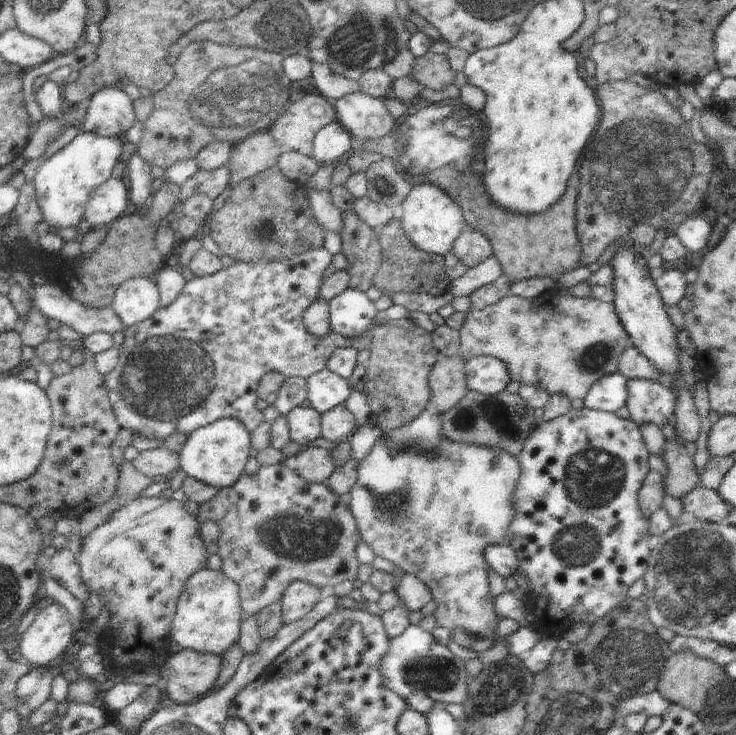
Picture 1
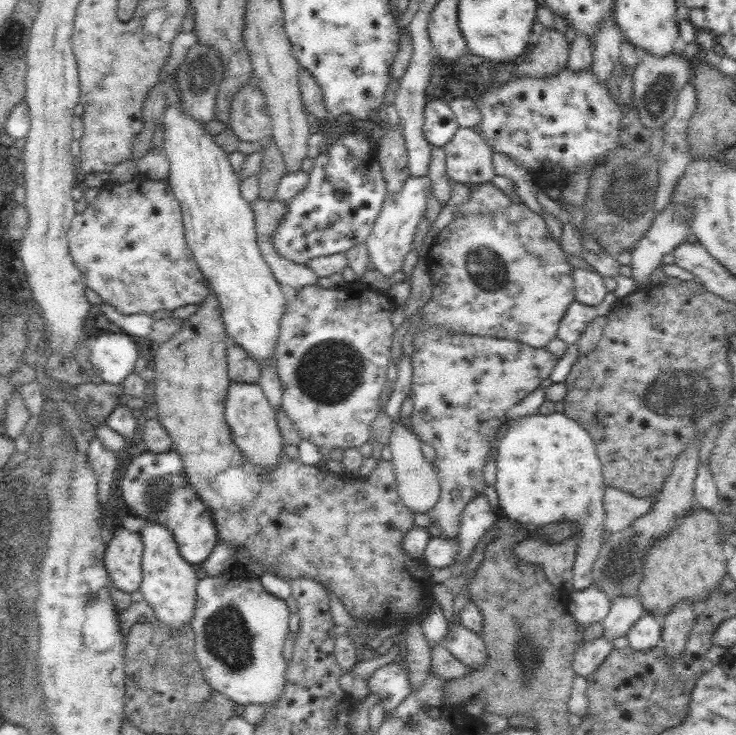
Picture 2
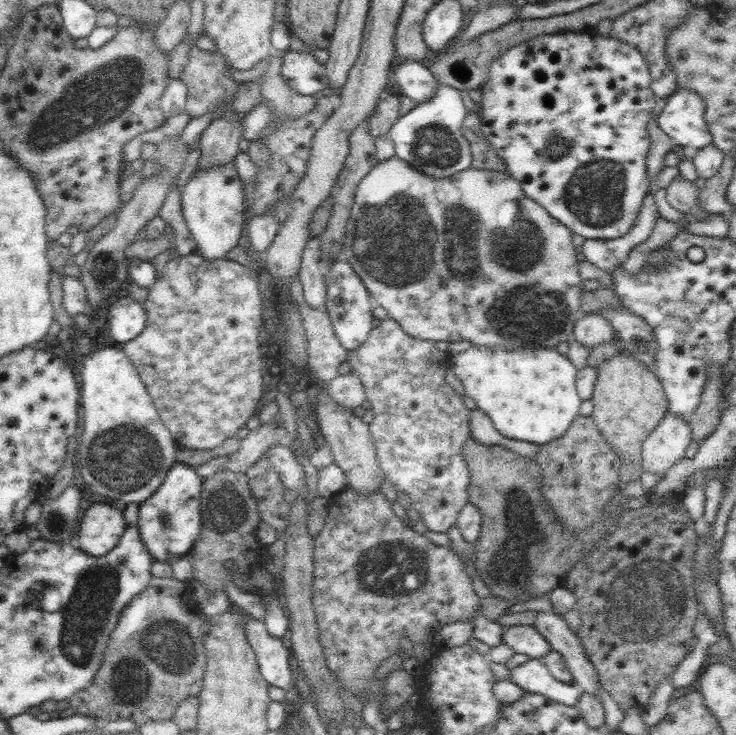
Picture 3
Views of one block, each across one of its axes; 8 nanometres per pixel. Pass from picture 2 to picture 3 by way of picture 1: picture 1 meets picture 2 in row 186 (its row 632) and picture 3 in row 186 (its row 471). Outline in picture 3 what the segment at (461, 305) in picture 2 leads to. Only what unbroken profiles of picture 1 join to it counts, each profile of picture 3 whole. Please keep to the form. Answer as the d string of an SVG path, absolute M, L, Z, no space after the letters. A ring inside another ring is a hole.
M394 155L384 162L378 161L377 166L373 167L358 184L351 216L346 224L342 257L350 263L358 278L362 279L362 284L370 291L375 305L386 309L388 311L387 317L397 321L412 337L430 339L436 342L442 340L450 343L467 340L482 350L538 349L556 347L559 342L570 340L574 325L582 317L580 305L584 290L583 279L579 273L577 253L572 238L573 234L567 226L553 218L540 204L524 195L521 185L509 174L508 170L500 172L471 167L457 172L451 178L434 179L421 174L410 167L405 160ZM468 258L472 258L472 262ZM392 260L400 260L404 264L390 266Z

